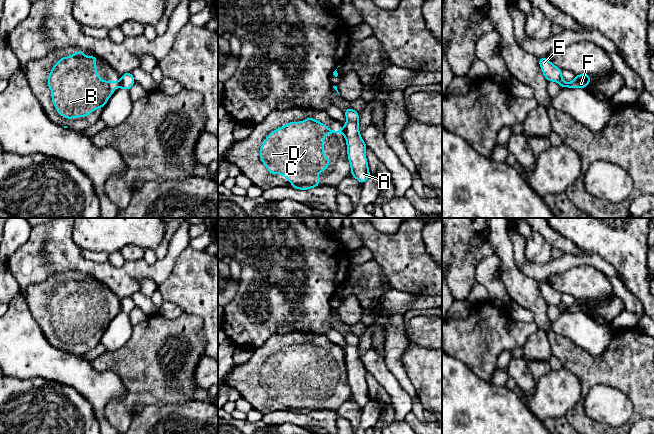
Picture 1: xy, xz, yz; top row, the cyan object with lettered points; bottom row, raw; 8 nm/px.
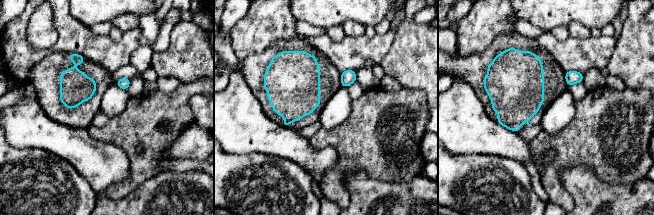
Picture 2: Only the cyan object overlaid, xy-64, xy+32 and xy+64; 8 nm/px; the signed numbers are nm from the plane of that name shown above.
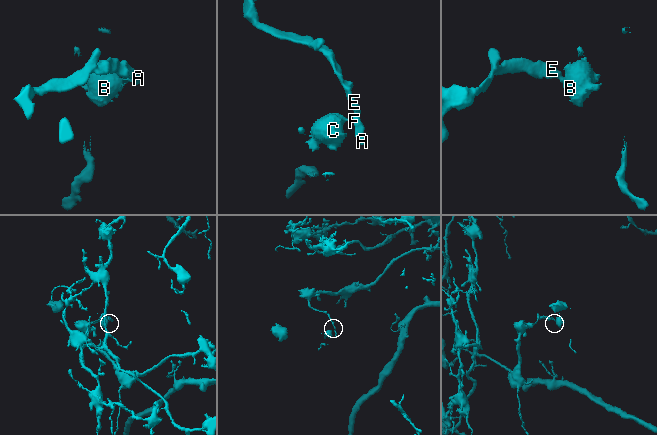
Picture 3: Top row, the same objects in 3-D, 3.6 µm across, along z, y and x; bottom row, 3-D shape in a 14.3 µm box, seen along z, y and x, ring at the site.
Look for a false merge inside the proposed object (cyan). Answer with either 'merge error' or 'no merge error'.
merge error

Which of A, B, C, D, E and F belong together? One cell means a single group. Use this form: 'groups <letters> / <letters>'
groups A E F / B C D

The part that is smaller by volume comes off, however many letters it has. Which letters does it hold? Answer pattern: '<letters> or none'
B, C, D

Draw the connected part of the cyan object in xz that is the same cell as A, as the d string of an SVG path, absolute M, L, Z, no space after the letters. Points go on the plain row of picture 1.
M347 332L344 336L347 342L347 347L343 349L343 354L345 355L345 363L347 366L351 399L360 407L364 407L370 401L370 396L365 380L367 370L359 357L359 337L351 332Z

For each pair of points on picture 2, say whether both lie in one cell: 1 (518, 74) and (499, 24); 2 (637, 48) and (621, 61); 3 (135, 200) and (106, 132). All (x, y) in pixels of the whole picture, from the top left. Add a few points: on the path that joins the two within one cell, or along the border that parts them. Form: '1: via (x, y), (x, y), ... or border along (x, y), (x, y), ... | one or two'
1: border along (516, 32), (499, 35), (485, 49) | two
2: via (633, 52), (625, 60) | one
3: border along (151, 178), (141, 182), (120, 198), (108, 196) | two

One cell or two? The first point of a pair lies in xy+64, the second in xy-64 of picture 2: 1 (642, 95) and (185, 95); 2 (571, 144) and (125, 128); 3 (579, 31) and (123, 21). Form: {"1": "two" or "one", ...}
{"1": "one", "2": "one", "3": "one"}

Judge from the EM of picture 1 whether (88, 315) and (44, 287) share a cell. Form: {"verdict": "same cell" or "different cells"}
{"verdict": "same cell"}

